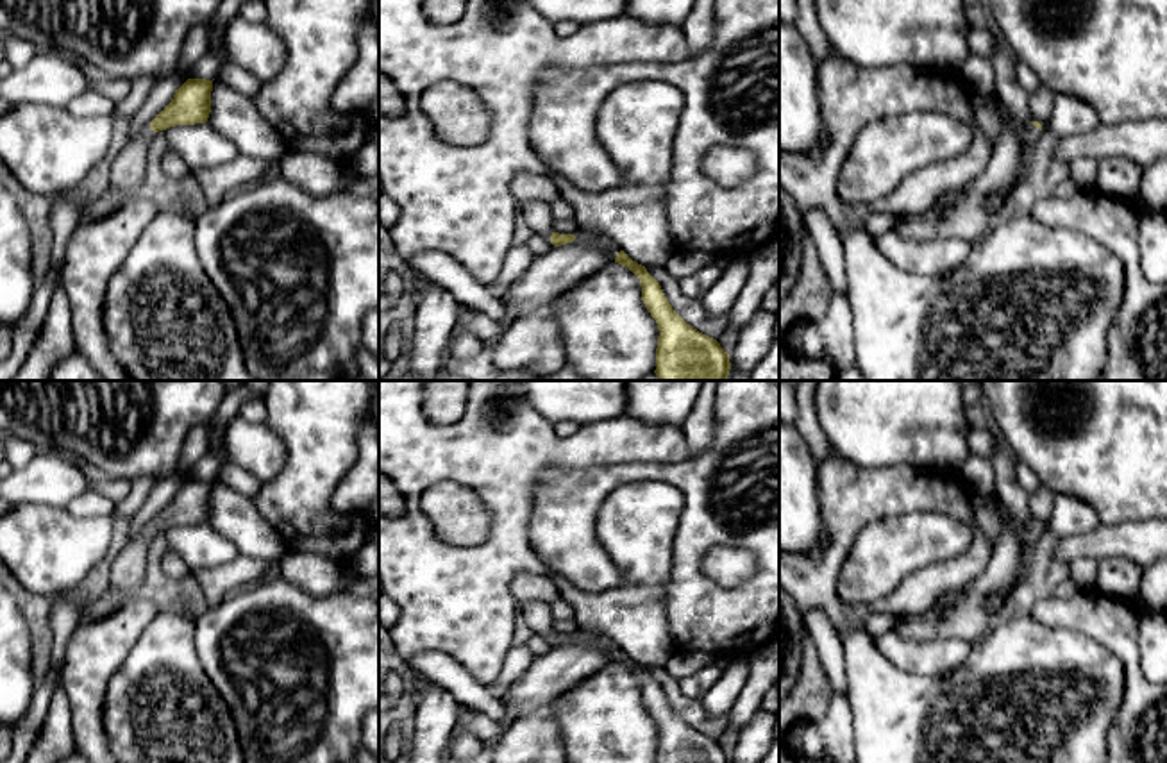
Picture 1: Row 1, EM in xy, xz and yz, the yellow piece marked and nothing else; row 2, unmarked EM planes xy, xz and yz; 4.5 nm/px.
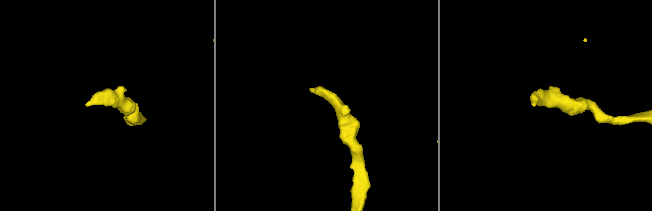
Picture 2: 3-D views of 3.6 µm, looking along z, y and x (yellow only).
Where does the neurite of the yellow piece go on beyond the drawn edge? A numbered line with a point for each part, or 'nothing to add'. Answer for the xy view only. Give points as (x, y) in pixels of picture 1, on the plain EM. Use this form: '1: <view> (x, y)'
1: xy (129, 569)

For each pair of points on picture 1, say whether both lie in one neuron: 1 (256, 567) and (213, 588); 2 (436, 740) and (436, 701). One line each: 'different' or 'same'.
1: same
2: same

